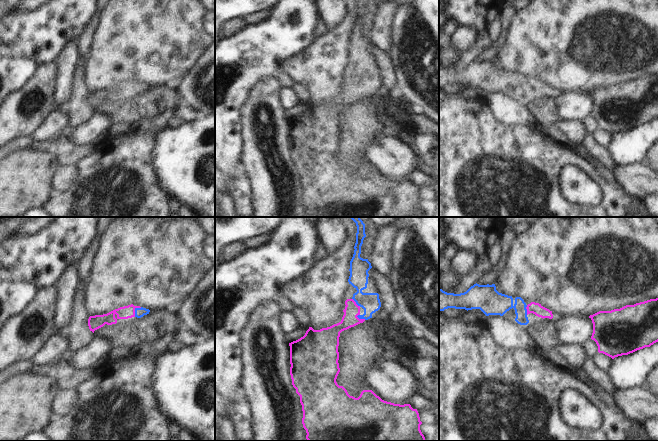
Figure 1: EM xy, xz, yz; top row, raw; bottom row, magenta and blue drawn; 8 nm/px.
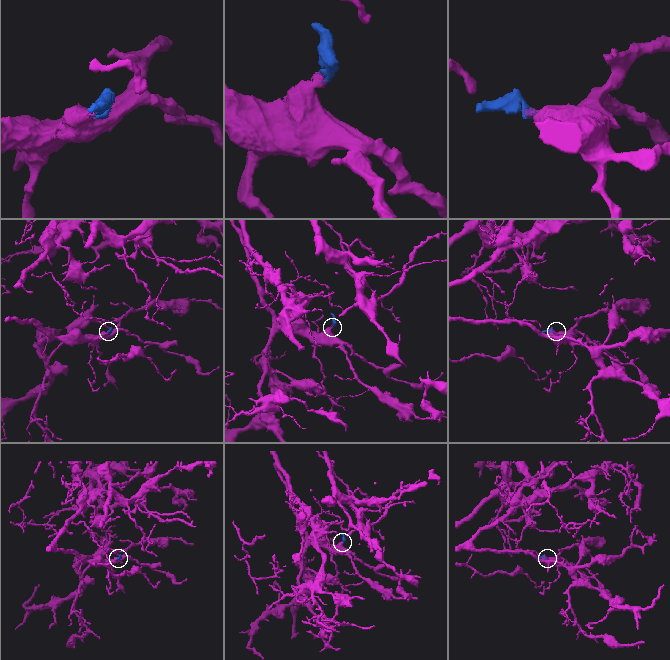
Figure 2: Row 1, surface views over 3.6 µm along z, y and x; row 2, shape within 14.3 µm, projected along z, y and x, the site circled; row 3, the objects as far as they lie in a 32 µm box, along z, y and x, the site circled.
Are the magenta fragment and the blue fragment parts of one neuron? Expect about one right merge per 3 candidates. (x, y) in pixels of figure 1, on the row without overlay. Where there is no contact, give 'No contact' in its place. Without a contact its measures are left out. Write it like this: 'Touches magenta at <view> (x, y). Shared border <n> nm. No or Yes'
Touches magenta at xy (134, 86). Shared border 100 nm. Yes.

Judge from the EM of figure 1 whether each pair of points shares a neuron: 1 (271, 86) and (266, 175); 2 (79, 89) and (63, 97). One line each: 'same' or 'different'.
1: same
2: different

